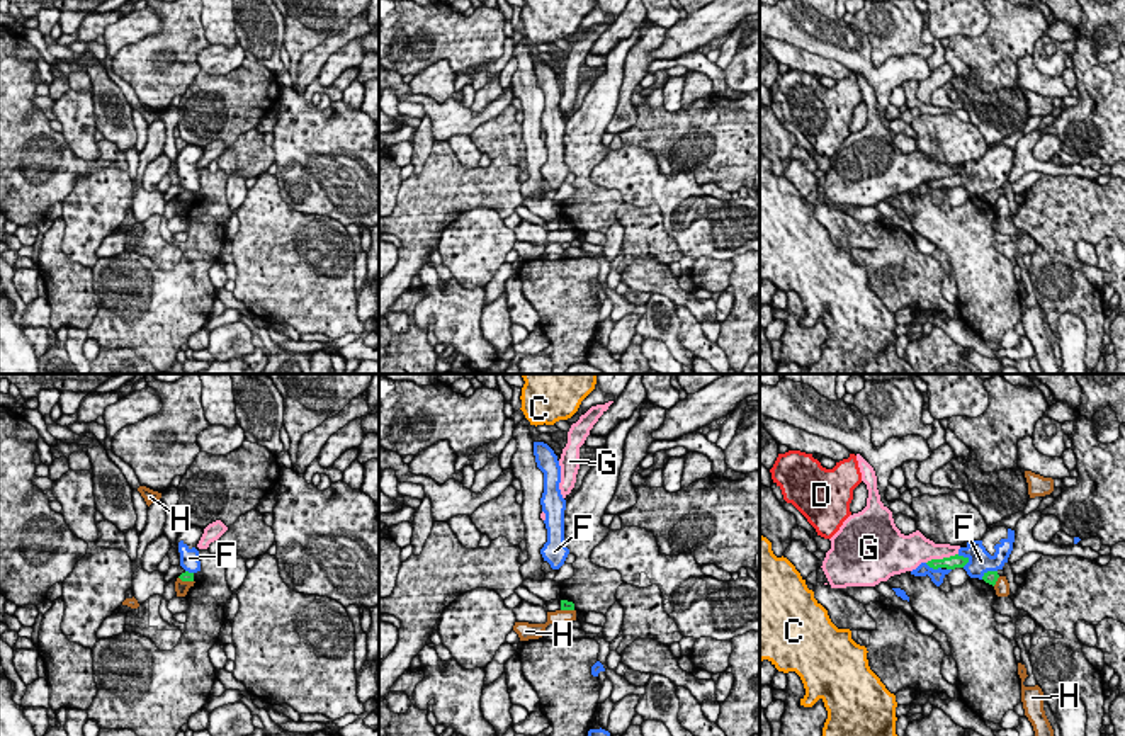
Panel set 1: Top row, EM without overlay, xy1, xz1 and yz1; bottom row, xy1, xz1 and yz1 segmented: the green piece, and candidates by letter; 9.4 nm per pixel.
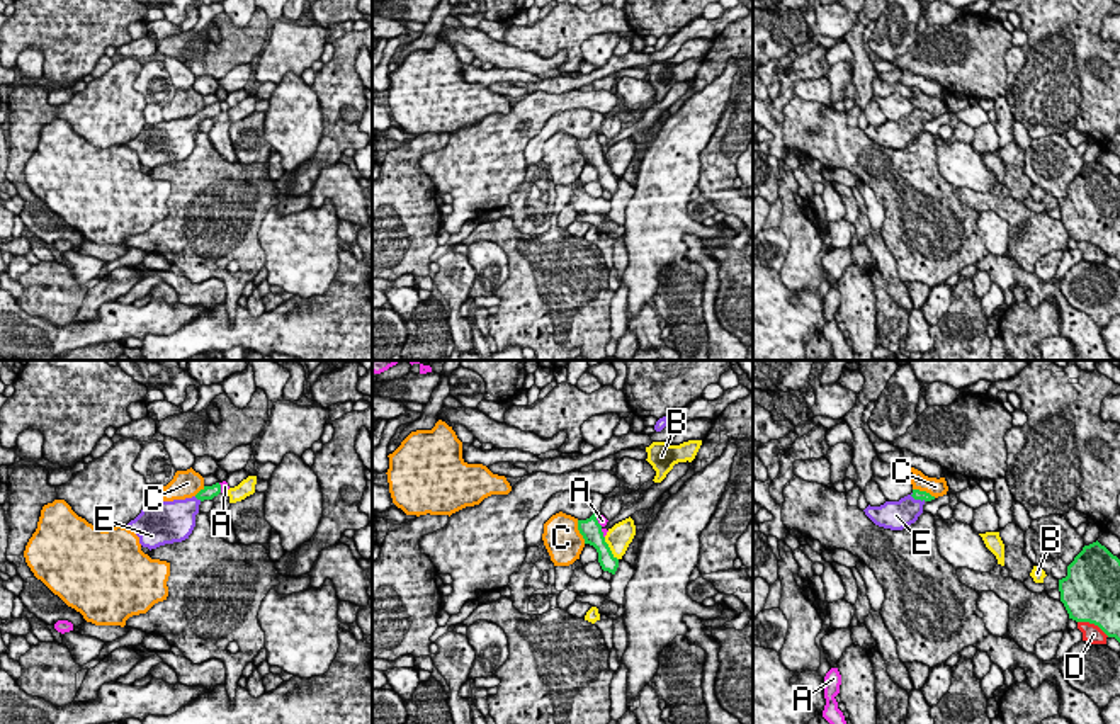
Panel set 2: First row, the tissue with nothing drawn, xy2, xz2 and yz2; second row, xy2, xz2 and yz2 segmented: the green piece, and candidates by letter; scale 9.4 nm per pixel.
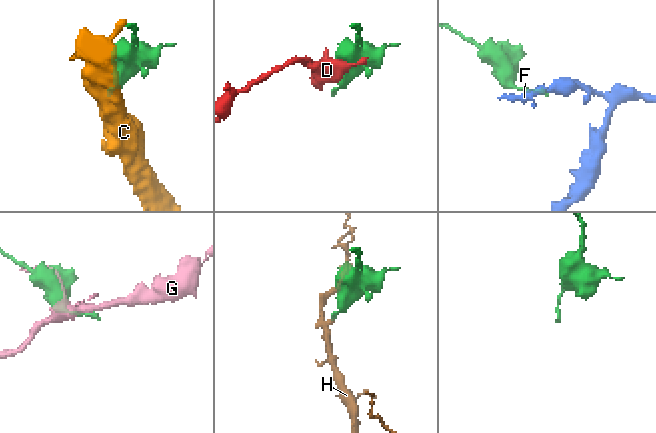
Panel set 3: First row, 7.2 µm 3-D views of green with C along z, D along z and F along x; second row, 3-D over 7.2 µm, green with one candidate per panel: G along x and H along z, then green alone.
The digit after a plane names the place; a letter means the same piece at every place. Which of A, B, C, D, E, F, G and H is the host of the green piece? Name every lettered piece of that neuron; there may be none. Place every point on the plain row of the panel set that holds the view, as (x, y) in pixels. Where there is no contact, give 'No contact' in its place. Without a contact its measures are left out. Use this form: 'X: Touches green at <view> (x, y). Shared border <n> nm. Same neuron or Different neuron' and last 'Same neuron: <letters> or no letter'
A: Touches green at xy2 (220, 107). Shared border 100 nm. Different neuron
B: Touches green at xz2 (609, 169). Shared border 260 nm. Different neuron
C: Touches green at xz2 (580, 152). Shared border 240 nm. Different neuron
D: Touches green at yz2 (1093, 242). Shared border 340 nm. Different neuron
E: Touches green at yz2 (918, 118). Shared border 170 nm. Same neuron
F: Touches green at yz1 (962, 175). Shared border 140 nm. Different neuron
G: Touches green at yz1 (944, 177). Shared border 320 nm. Different neuron
H: Touches green at yz1 (996, 199). Shared border 120 nm. Different neuron
Same neuron: E

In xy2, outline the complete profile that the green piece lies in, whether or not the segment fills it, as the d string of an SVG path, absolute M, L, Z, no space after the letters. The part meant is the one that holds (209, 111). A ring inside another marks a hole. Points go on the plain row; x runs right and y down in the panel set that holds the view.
M221 104L204 105L195 116L185 119L144 124L141 133L126 146L139 156L143 167L156 168L165 163L189 158L195 146L195 134L204 119L221 112Z

